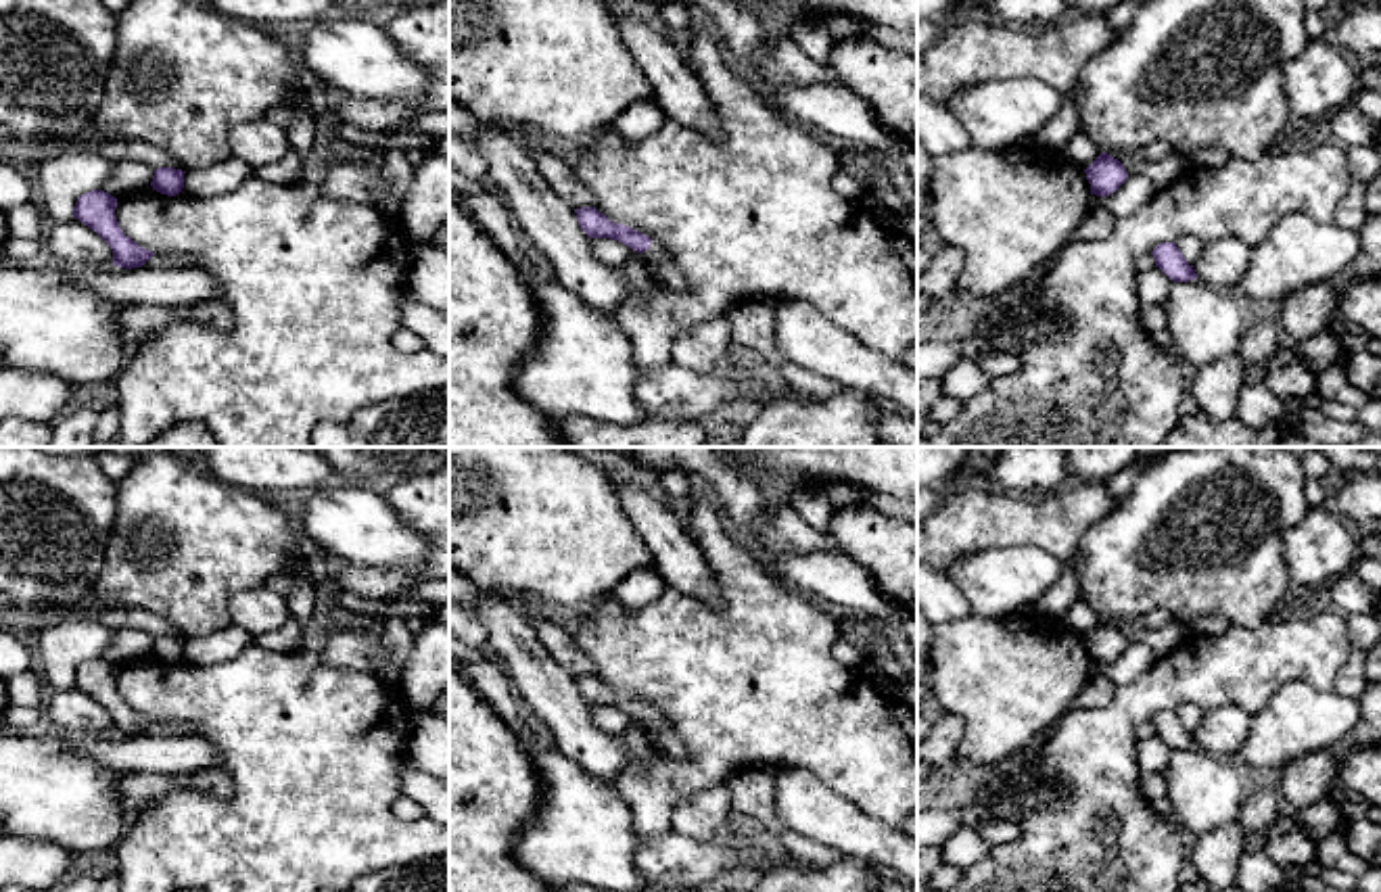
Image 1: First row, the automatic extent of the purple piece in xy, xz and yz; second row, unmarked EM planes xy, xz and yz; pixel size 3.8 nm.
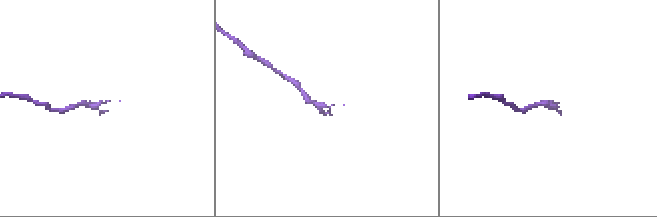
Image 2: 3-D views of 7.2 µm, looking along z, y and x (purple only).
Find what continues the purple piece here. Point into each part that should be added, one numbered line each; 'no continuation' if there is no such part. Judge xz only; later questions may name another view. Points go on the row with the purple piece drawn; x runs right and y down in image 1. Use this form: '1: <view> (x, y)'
1: xz (657, 253)

